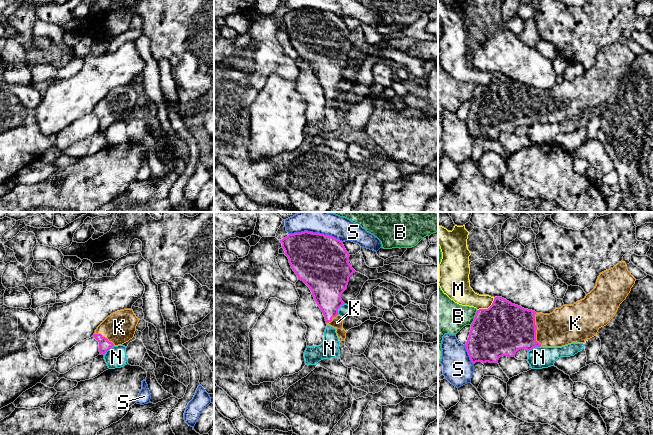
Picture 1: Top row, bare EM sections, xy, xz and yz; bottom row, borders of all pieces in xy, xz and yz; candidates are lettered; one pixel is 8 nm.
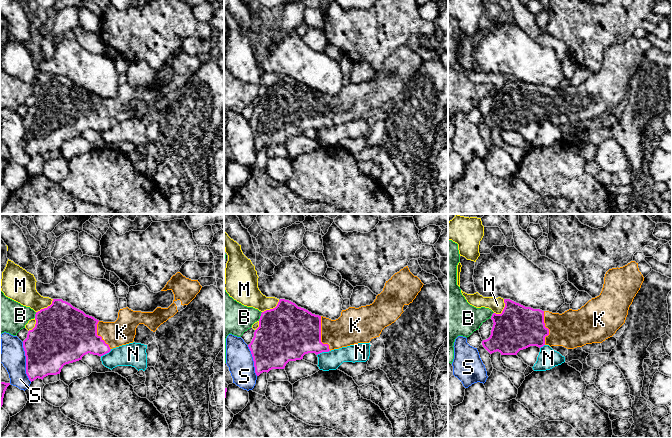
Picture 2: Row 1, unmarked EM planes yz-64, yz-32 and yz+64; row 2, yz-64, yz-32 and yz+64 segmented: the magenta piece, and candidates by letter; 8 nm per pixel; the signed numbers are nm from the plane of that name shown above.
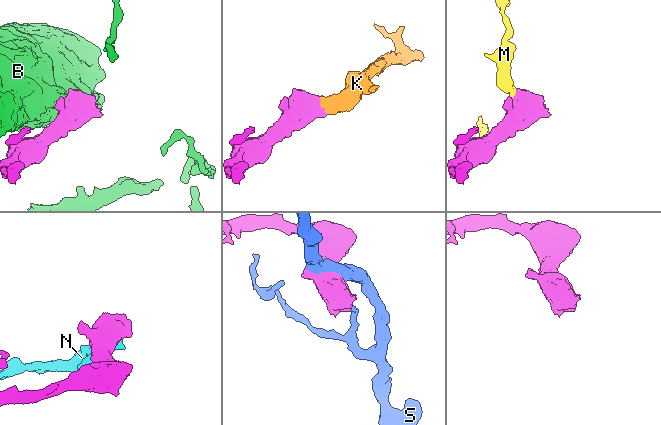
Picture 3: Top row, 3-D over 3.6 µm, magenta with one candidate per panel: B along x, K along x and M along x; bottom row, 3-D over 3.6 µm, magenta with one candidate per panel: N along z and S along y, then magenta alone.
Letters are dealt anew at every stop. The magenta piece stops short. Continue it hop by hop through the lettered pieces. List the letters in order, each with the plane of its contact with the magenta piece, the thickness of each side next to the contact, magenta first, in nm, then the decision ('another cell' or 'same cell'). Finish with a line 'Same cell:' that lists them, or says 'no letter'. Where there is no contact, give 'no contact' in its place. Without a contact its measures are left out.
B: yz | 420/280 nm | another cell
K: yz | 420/300 nm | same cell
M: yz | 420/180 nm | another cell
N: yz | 380/180 nm | another cell
S: xz | 440/240 nm | another cell
Same cell: K

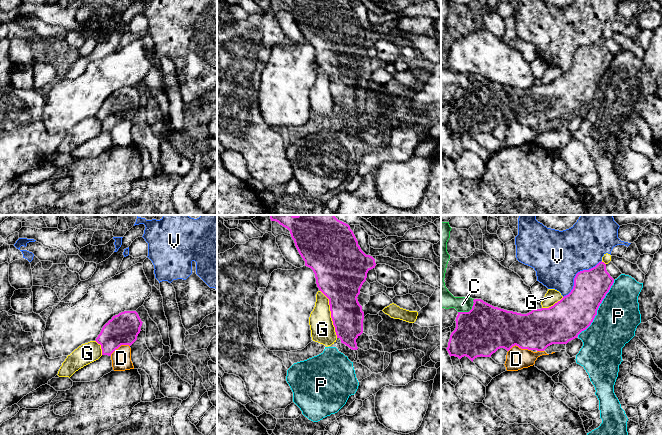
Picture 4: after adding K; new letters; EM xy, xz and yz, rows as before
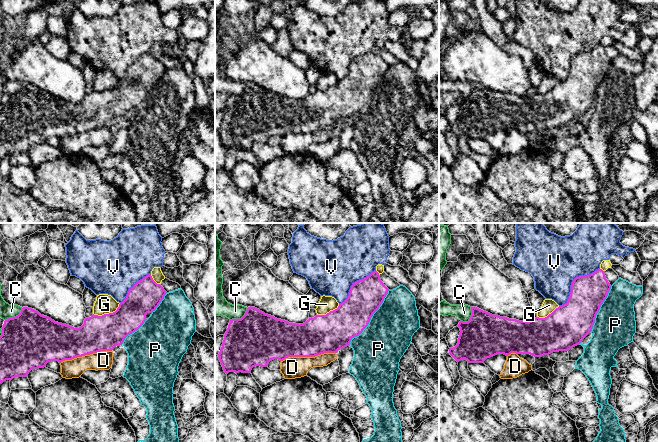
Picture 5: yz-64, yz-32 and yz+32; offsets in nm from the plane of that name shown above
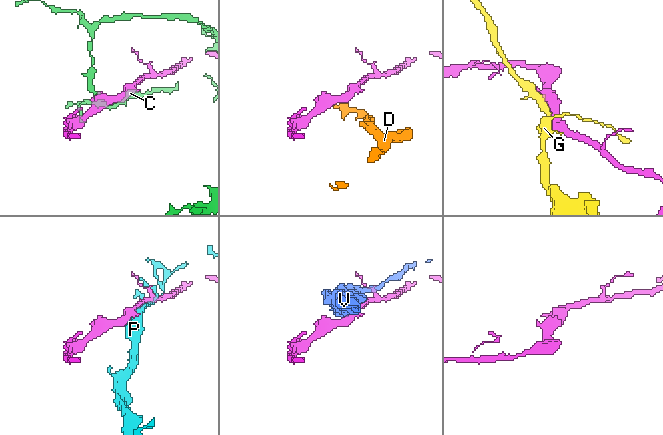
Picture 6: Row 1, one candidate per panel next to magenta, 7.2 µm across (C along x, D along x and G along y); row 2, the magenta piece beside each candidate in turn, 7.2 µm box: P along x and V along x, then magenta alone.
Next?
C: yz | 380/150 nm | another cell
D: yz | 320/180 nm | another cell
G: xz | 300/190 nm | another cell
P: yz | 320/340 nm | another cell
V: yz | 280/420 nm | another cell
Same cell: no letter

